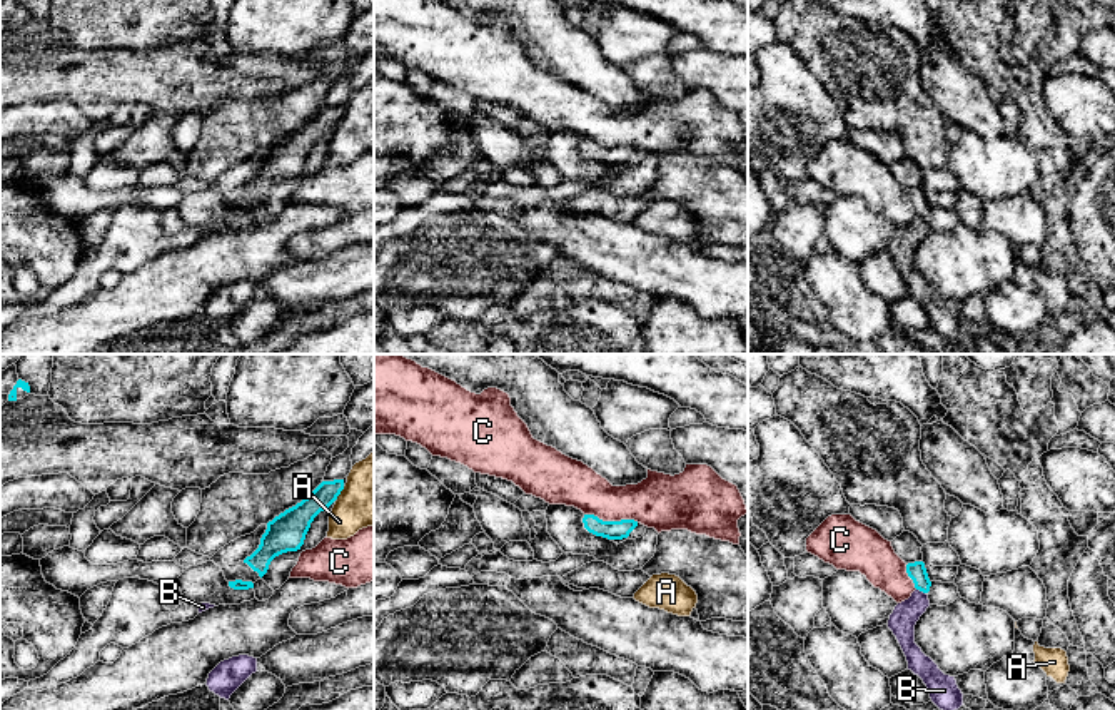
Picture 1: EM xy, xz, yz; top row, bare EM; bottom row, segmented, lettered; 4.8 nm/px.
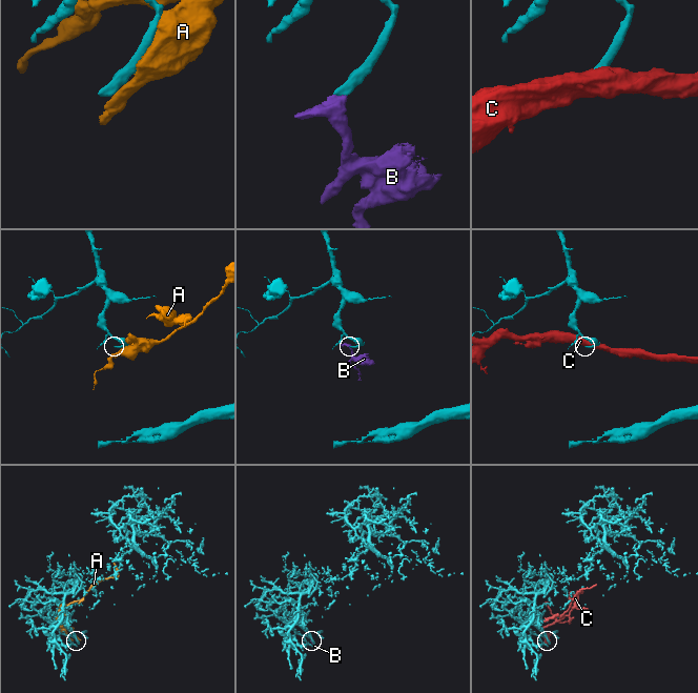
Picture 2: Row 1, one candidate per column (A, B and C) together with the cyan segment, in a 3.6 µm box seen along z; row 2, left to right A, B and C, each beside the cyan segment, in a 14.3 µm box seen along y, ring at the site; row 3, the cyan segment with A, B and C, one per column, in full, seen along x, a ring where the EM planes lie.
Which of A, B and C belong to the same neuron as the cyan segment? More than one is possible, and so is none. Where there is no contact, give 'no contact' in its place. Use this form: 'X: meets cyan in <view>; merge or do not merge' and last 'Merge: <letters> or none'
A: meets cyan in xy; do not merge
B: meets cyan in yz; merge
C: meets cyan in xz; do not merge
Merge: B

